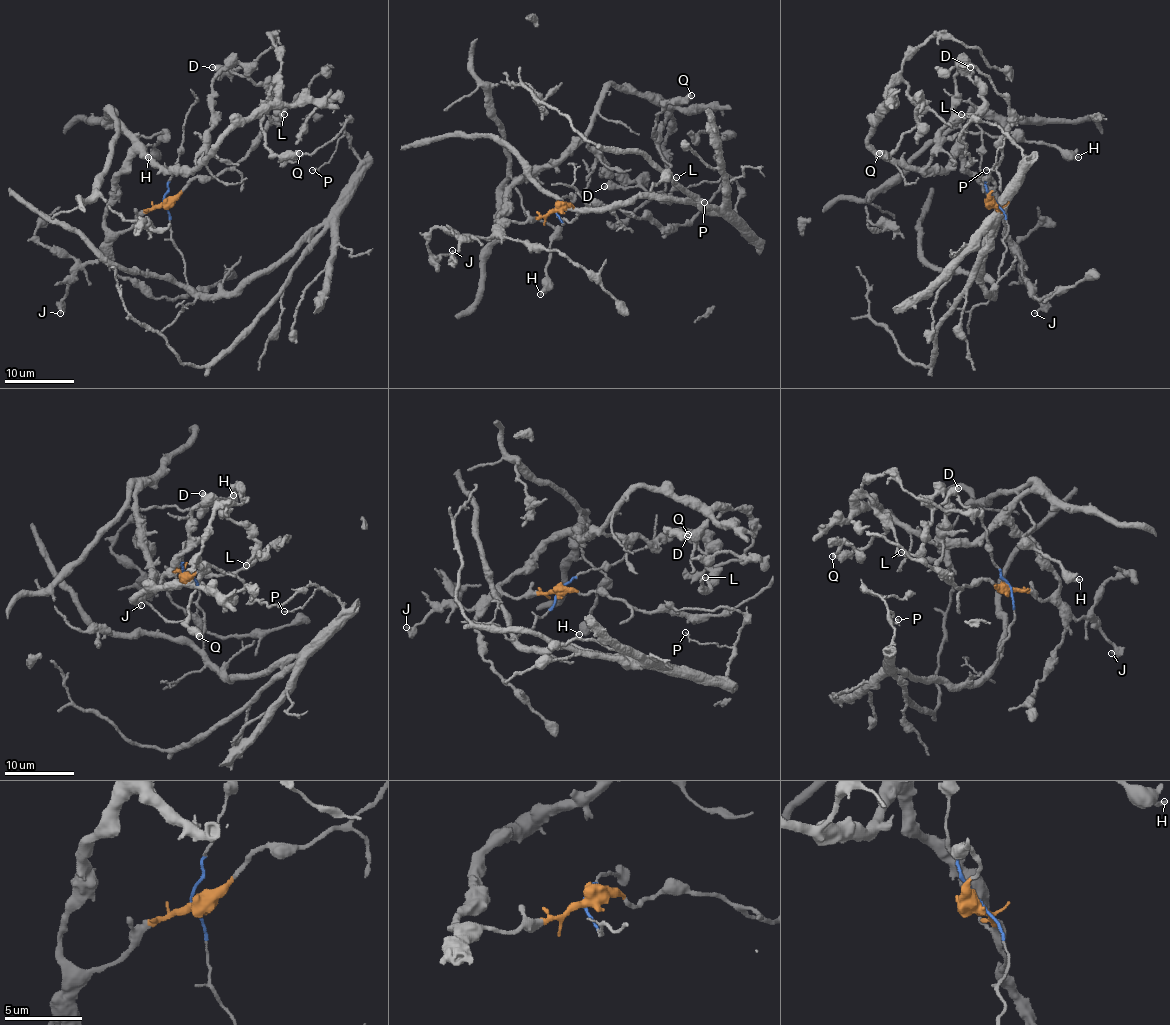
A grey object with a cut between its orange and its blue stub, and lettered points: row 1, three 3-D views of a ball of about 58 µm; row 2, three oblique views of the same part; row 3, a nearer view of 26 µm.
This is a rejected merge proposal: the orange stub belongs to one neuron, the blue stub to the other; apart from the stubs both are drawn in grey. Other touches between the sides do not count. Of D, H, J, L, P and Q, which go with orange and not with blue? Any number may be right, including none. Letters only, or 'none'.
D, H, J, L, Q

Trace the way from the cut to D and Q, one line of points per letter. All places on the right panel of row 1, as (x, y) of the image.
D: (993, 203), (1005, 232), (1004, 212), (957, 153), (943, 170), (926, 170), (957, 69), (971, 68)
Q: (993, 203), (1005, 232), (957, 153), (917, 168), (869, 144), (903, 82), (917, 123), (879, 153)

